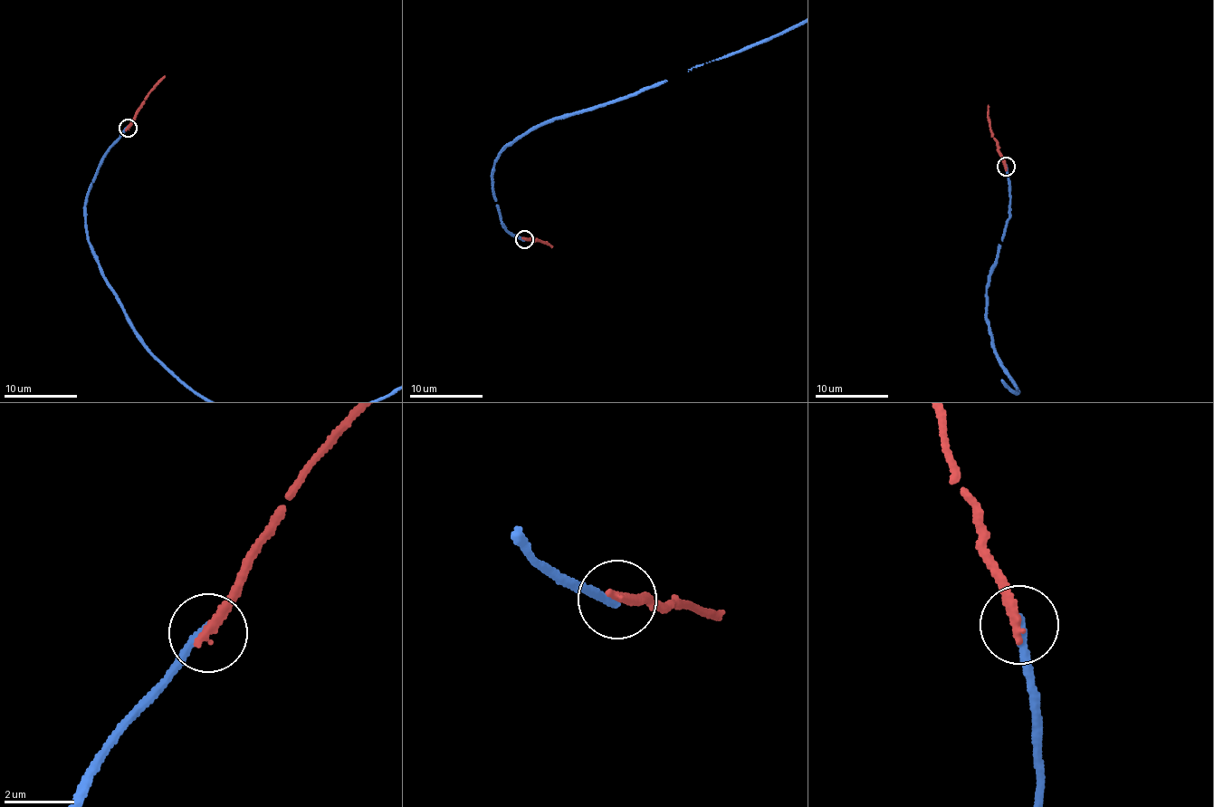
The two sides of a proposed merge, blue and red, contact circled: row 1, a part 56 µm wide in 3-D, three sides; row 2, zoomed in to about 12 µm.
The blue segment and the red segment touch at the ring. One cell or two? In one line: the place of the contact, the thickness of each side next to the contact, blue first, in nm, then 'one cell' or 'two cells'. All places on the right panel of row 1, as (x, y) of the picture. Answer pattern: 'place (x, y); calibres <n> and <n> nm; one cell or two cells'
place (1006, 167); calibres 220 and 280 nm; two cells

